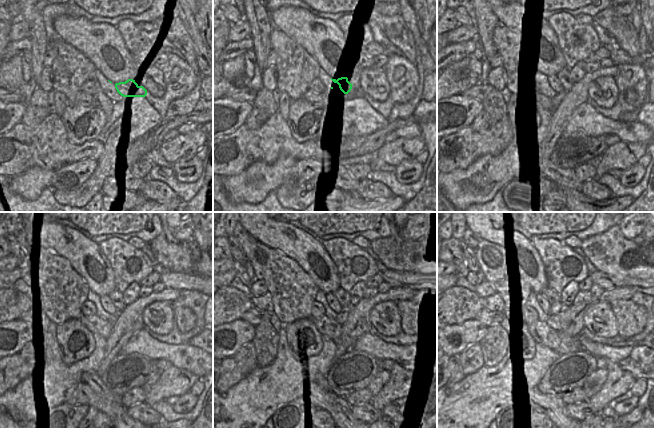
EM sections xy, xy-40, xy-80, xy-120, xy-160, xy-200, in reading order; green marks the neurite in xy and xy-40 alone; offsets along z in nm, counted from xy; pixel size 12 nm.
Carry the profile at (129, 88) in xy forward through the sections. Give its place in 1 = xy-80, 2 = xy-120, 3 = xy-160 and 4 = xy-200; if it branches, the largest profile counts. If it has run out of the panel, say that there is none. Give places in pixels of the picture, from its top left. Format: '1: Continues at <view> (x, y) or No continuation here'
1: Continues at xy-80 (562, 80)
2: Continues at xy-120 (113, 303)
3: Continues at xy-160 (339, 300)
4: Continues at xy-200 (552, 296).

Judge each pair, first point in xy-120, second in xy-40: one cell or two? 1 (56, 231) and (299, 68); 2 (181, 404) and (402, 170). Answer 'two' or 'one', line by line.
1: two
2: one

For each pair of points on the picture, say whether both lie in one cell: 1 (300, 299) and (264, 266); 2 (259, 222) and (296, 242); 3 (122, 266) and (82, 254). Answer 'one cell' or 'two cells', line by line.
1: one cell
2: one cell
3: two cells

